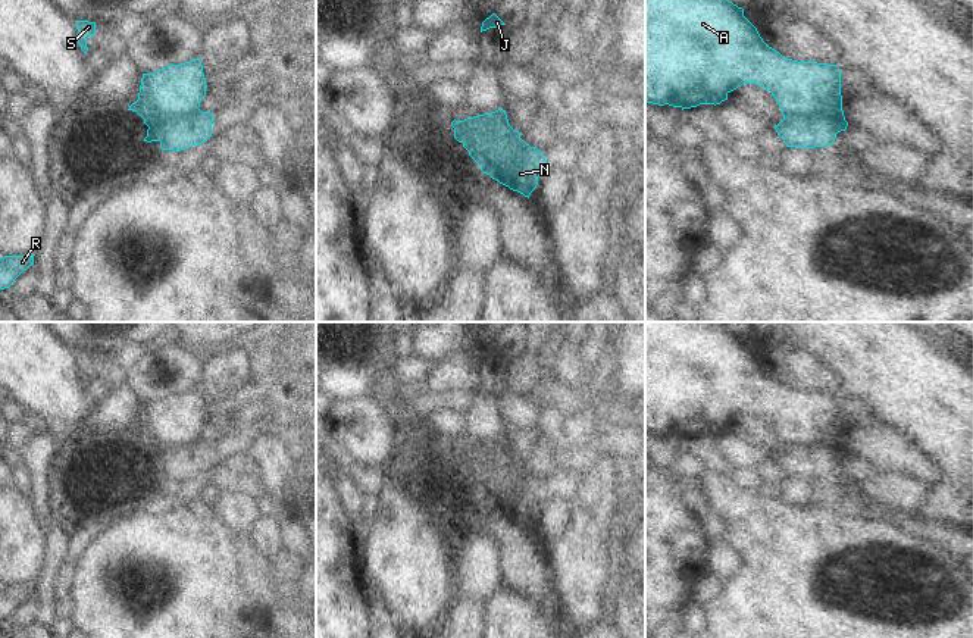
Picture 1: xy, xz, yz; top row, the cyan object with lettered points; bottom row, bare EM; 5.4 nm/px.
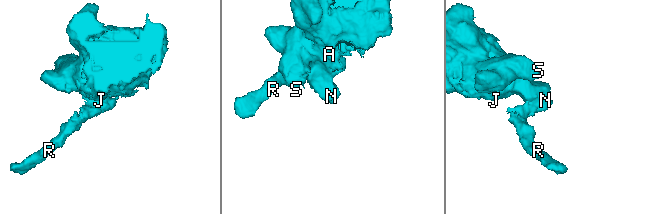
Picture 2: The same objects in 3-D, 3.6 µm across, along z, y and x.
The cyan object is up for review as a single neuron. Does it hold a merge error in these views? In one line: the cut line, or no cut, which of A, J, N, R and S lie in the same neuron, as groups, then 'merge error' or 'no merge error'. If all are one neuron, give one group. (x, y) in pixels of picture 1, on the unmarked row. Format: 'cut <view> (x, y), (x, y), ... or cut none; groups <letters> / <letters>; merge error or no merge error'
cut yz (841, 434), (784, 449); groups A J S / N R; merge error

